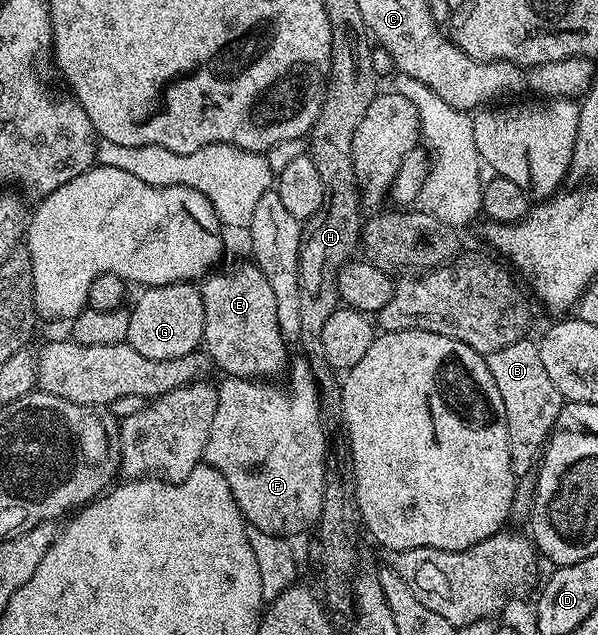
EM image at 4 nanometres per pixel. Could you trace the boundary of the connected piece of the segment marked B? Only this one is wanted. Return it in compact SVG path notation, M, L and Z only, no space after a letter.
M522 339L507 347L499 347L499 351L487 357L491 379L495 379L495 387L499 387L499 395L503 395L503 411L507 411L511 471L517 479L530 476L536 470L563 404L560 391L543 368L540 344L529 340Z

